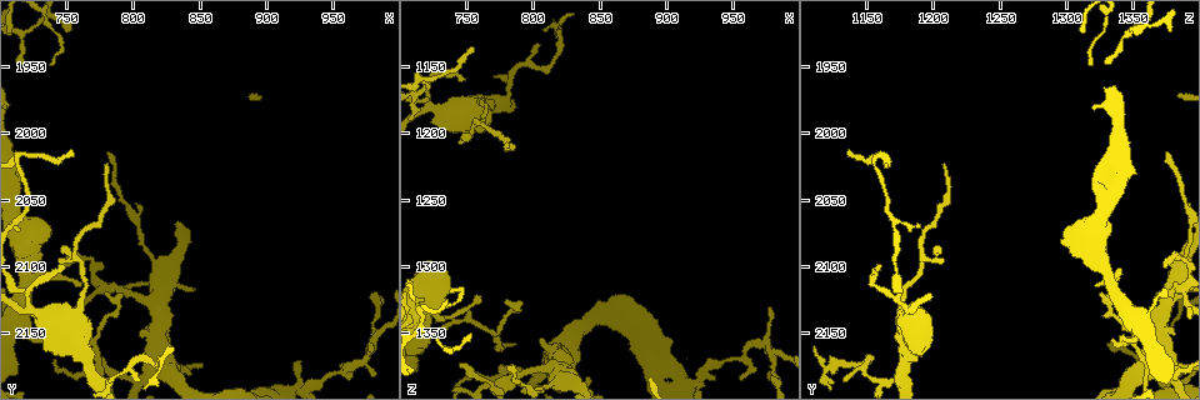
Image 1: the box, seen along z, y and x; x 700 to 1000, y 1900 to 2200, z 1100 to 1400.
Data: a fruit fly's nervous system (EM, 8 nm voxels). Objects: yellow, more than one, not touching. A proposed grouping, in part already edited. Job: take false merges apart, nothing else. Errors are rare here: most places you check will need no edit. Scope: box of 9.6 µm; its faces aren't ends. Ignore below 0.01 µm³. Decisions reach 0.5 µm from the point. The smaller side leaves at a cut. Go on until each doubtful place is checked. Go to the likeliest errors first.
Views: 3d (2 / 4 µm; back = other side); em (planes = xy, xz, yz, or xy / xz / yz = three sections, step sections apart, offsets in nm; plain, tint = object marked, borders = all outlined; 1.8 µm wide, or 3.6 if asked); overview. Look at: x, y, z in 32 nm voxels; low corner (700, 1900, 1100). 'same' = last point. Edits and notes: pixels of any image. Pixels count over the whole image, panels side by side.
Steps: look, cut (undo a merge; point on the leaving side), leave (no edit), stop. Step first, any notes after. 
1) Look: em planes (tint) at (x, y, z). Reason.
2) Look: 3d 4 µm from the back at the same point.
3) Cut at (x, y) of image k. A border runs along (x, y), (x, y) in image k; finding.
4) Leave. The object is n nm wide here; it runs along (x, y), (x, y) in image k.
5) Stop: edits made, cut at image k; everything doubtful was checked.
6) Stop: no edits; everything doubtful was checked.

Look: 3d 4 µm at (824, 2180, 1358). Abrupt turn.

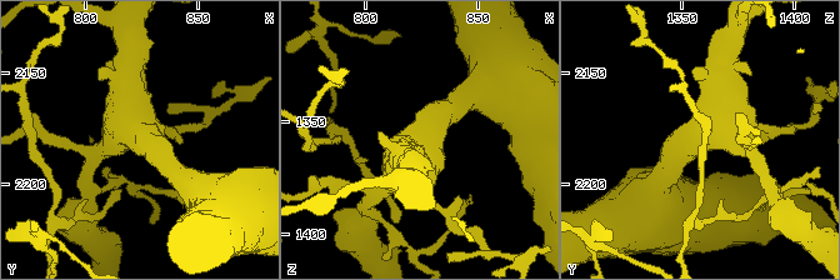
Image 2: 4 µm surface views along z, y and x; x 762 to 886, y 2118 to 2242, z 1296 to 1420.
Look: em 3.6 µm planes (plain) at (824, 2178, 1359).

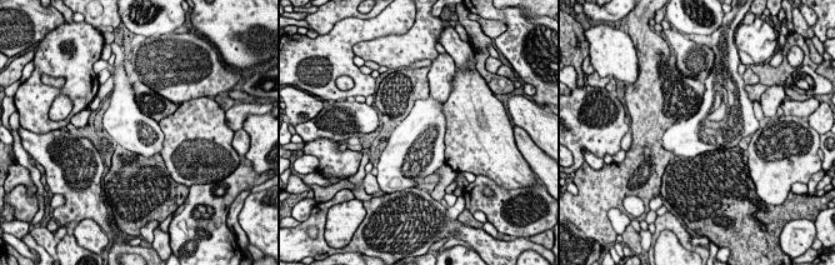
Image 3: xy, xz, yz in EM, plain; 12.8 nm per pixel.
Look: em 3.6 µm planes (tint) at the same point. With the object marked.

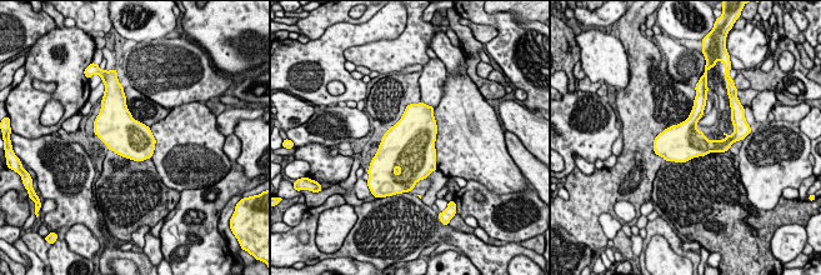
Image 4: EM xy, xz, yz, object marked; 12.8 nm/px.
Leave. One neuron here.

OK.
Look: 3d 2 µm at (758, 2096, 1192). Branch point.

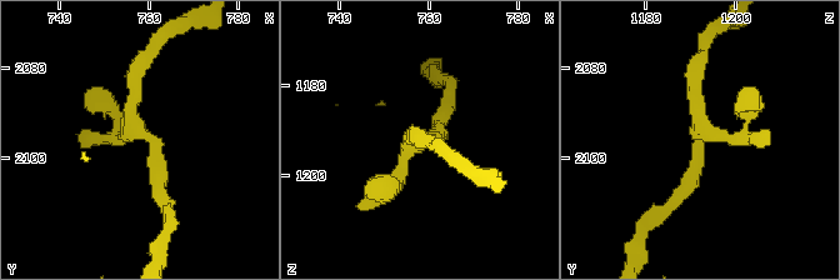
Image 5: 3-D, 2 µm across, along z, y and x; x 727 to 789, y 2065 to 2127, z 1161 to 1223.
Look: em 3.6 µm xz step 4 (borders) at (758, 2095, 1192). Now the EM.

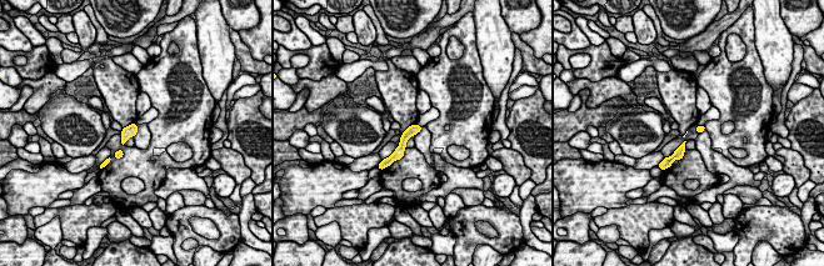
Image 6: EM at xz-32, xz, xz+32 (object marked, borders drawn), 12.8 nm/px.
Leave. The object is 100 nm wide here; one neuron here.

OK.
Look: em xz step 8 (tint) at (820, 2130, 1374). Abrupt turn.

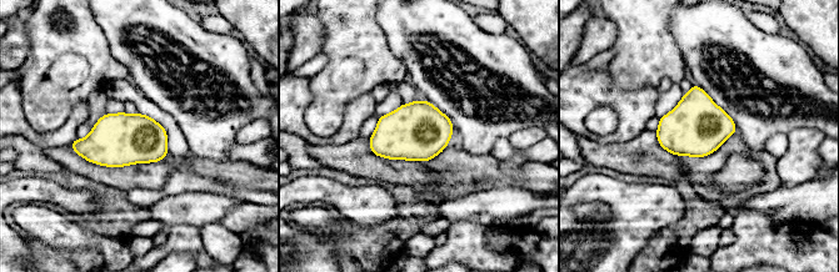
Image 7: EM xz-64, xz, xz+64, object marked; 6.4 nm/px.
Look: em planes (tint) at the same point.

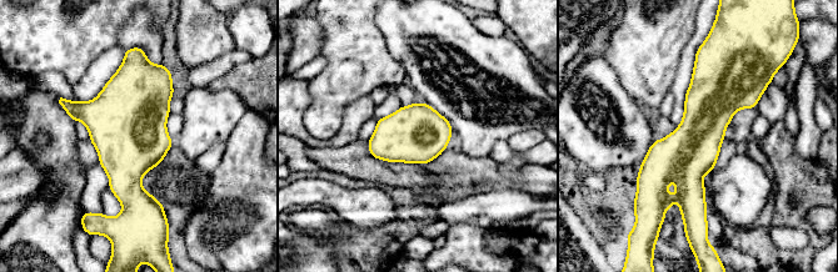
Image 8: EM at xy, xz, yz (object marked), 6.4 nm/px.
Leave. Continuous, no second neuron.

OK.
Stop: no edits; everything doubtful was checked.

